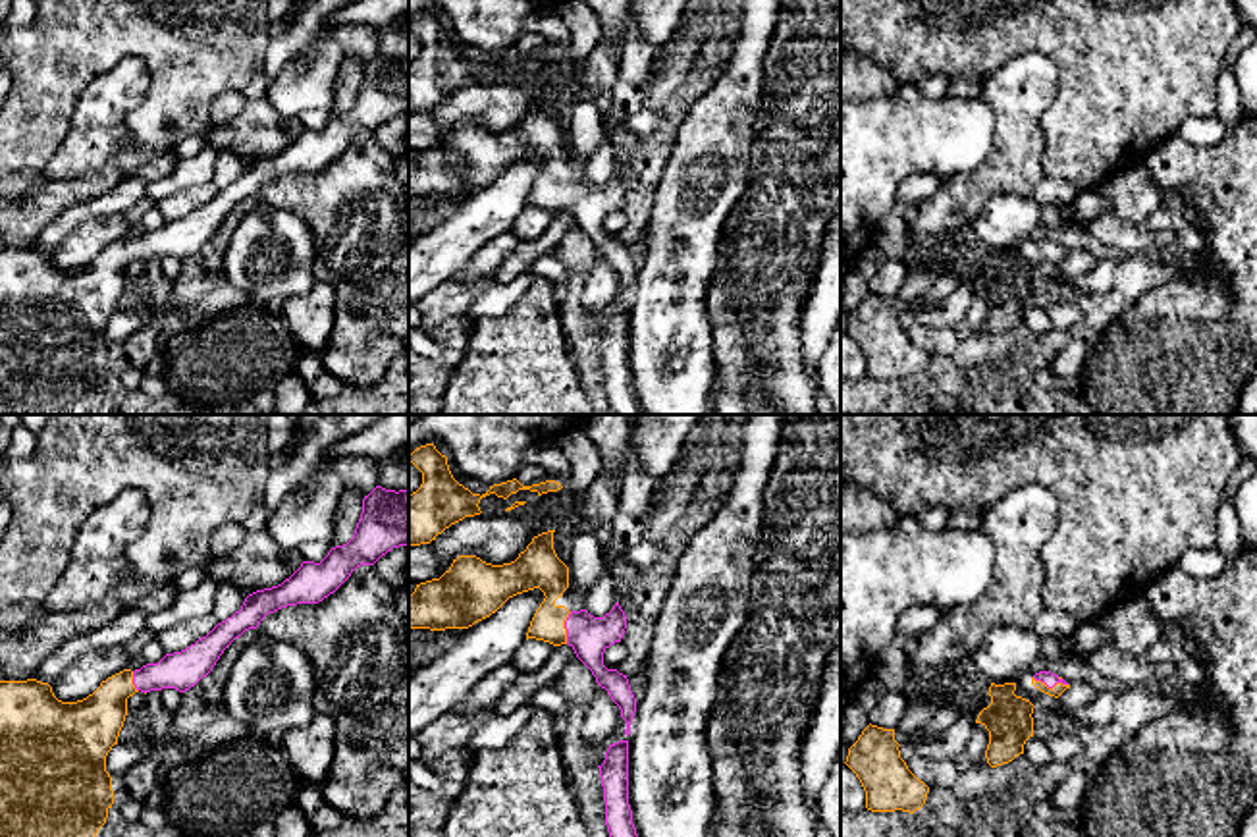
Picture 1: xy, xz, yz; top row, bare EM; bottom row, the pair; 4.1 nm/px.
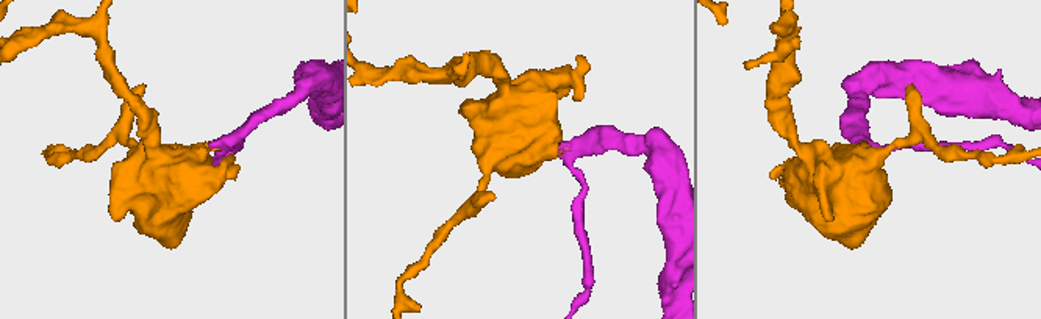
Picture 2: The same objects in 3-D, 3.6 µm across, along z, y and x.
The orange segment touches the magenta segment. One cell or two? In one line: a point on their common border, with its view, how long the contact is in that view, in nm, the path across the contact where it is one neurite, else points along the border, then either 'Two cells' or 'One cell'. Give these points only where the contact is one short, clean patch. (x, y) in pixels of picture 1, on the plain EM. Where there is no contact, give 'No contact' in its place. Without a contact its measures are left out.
Touches orange at yz (1047, 255). Shared border 160 nm. Path across: yz (1059, 255), (1047, 255), (1047, 245). One cell

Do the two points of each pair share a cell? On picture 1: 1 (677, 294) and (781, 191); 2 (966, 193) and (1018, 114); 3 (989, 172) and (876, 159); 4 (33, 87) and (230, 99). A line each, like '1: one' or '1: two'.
1: two
2: one
3: two
4: two

